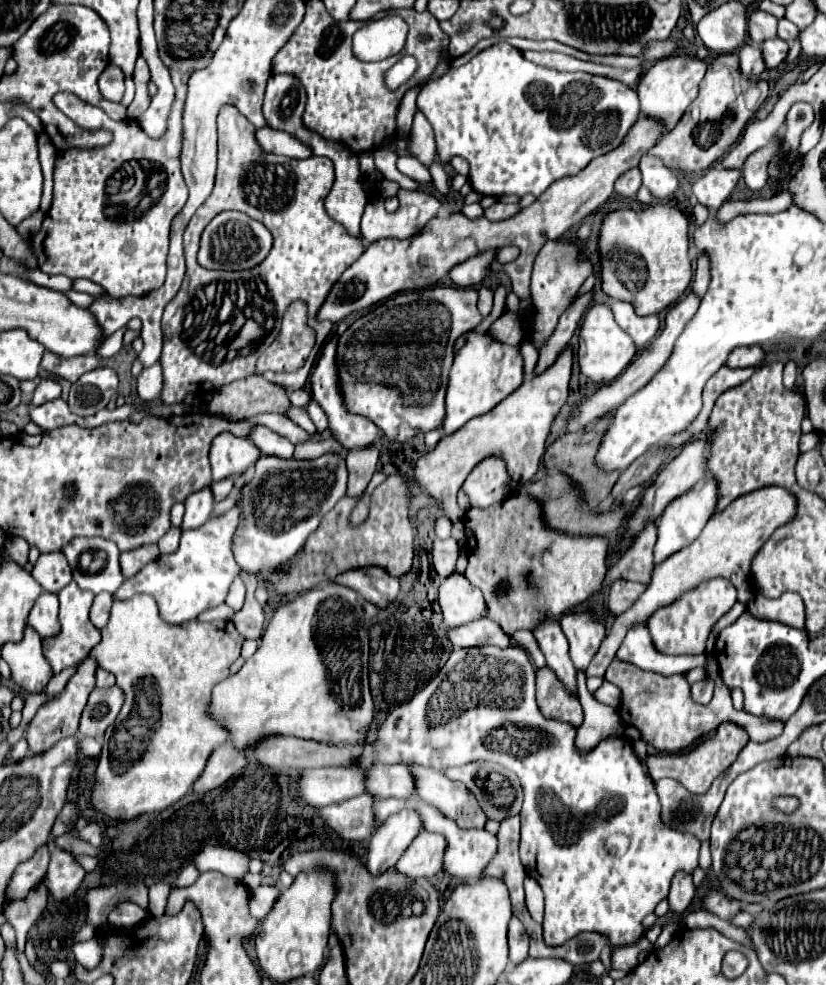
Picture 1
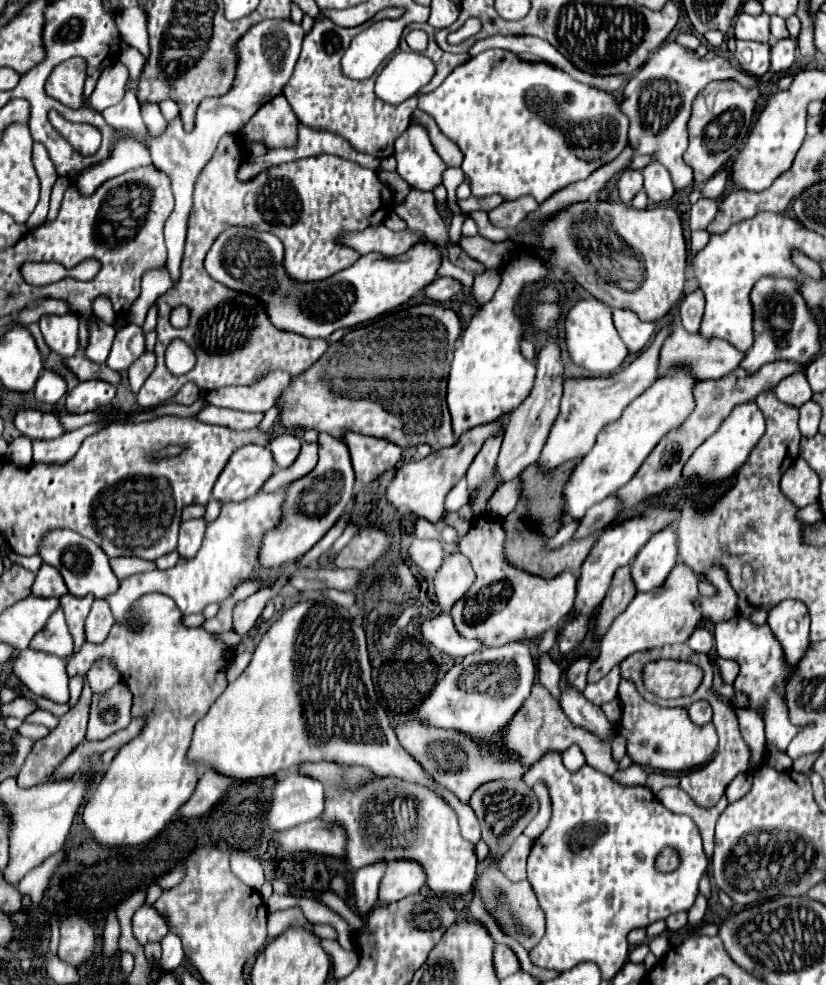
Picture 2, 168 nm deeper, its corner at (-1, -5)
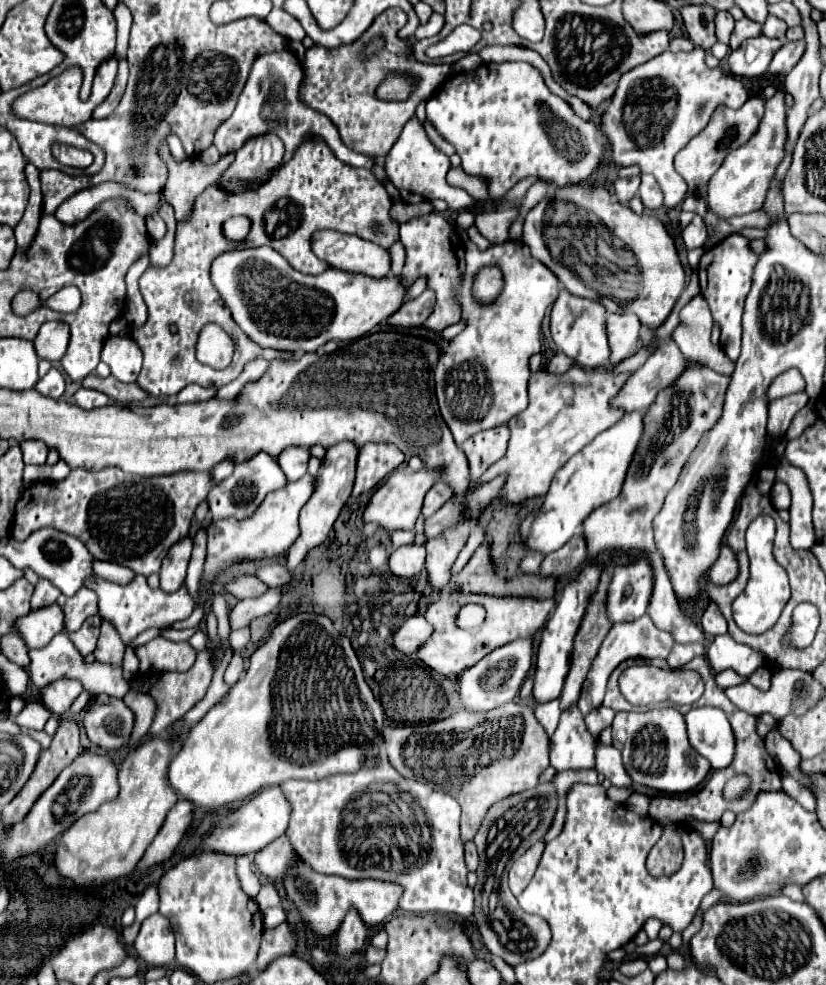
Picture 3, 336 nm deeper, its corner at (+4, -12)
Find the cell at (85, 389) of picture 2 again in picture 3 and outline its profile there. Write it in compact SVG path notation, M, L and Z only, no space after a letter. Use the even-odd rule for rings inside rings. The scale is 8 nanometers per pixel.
M81 387L75 393L75 405L79 405L81 409L95 409L95 407L105 407L109 403L109 397L101 391L95 389L85 389Z

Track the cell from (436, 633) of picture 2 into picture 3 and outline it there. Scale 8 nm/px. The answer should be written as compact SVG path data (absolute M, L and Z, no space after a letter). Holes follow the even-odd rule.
M413 615L397 629L393 637L393 647L405 655L415 655L417 647L421 647L421 643L425 643L431 633L433 625L423 615Z

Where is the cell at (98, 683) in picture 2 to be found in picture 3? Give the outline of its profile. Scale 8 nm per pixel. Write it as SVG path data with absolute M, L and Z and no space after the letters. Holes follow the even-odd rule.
M103 621L103 625L101 625L101 637L99 637L97 649L93 653L95 661L99 661L103 665L121 667L123 665L123 653L125 653L125 645L117 637L117 631Z

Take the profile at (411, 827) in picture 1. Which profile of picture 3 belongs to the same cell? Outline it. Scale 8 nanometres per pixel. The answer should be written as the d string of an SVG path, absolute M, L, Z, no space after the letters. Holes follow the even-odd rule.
M349 911L339 927L337 933L337 953L343 957L349 957L353 951L359 951L365 947L367 941L367 927L361 923L361 917L357 911Z

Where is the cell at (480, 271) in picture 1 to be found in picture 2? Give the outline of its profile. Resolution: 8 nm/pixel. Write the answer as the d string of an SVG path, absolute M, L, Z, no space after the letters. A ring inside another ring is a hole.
M438 278L438 280L430 282L430 284L422 290L422 294L424 294L428 300L436 302L436 304L448 302L448 300L450 300L454 294L458 294L458 292L460 292L460 282L458 282L456 278Z

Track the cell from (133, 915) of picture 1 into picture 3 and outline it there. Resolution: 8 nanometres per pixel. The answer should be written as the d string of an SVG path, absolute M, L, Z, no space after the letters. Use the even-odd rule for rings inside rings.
M161 913L147 917L133 943L135 955L149 965L171 965L175 961L175 935L169 919Z

